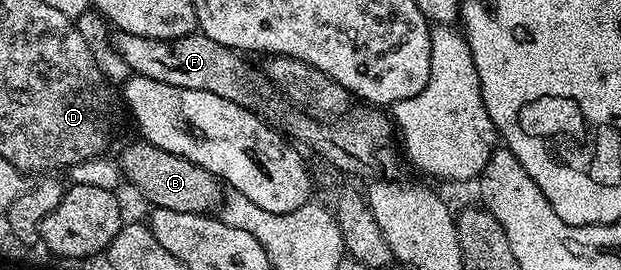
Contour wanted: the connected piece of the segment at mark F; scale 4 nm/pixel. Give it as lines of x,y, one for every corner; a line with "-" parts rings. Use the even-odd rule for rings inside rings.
117,31
111,41
112,48
134,75
151,77
151,81
163,81
179,89
199,89
203,93
215,93
215,97
227,97
235,101
235,105
268,117
274,124
281,123
277,125
290,140
304,143
309,139
309,124
313,119
308,114
300,115
297,112
300,110
287,105
265,76
264,70
260,66
252,67
242,52
219,45
219,41
211,41
211,37
200,33
178,39
144,39
126,31

